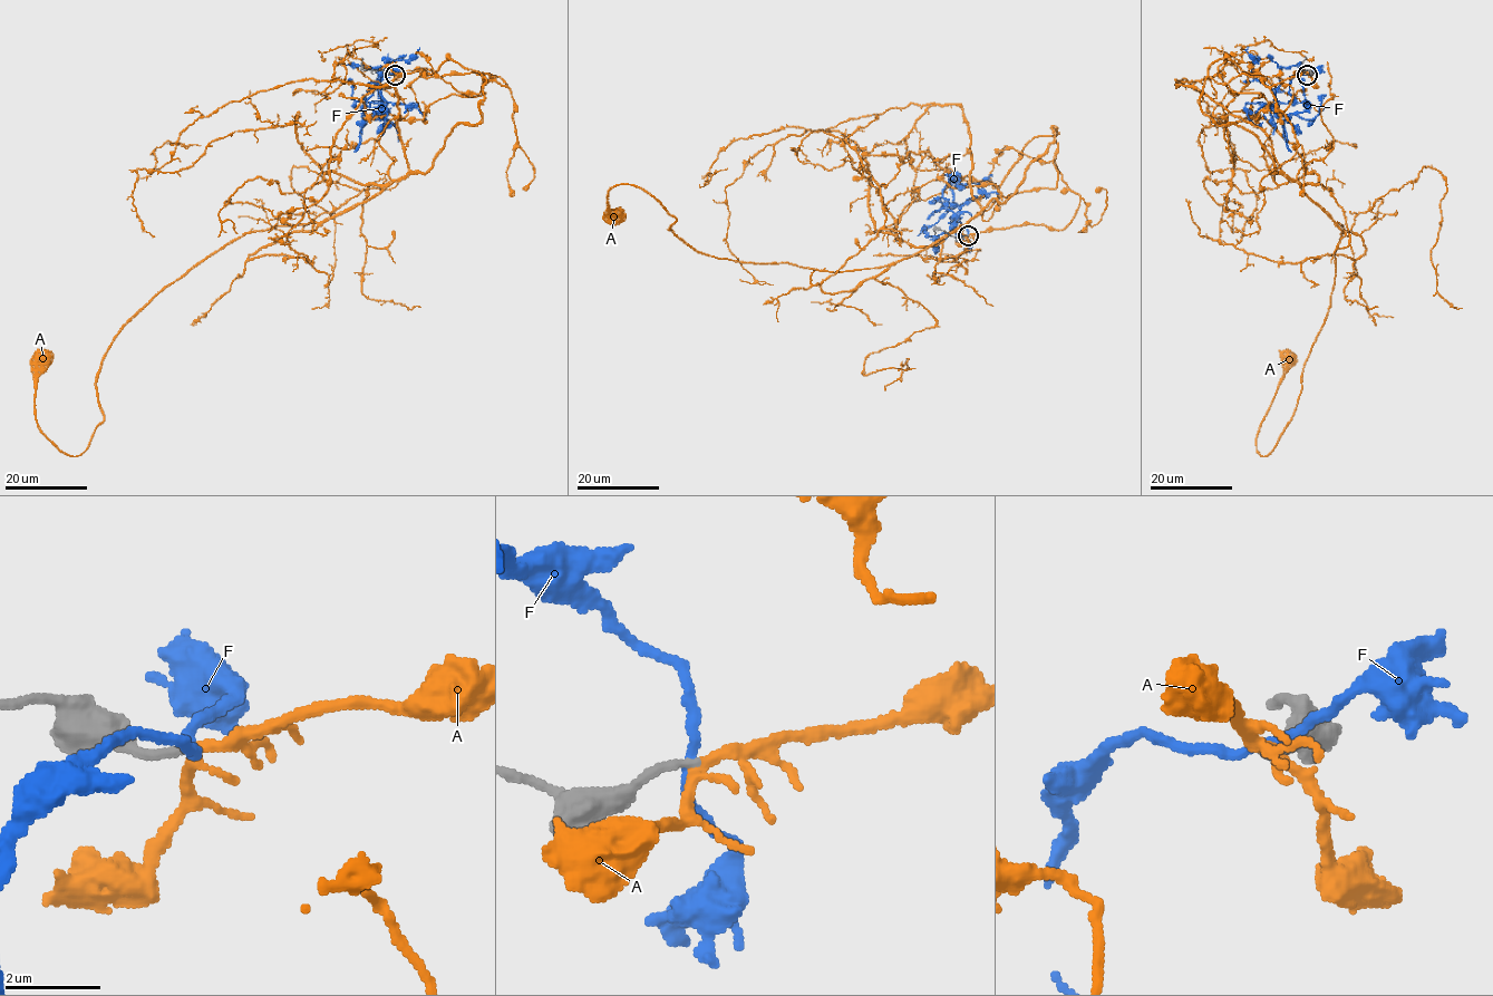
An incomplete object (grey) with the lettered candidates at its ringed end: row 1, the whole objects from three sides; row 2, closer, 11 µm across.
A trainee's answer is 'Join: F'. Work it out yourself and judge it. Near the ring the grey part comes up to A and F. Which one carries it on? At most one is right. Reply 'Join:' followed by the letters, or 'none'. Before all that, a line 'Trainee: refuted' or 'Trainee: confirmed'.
Trainee: refuted
Join: A

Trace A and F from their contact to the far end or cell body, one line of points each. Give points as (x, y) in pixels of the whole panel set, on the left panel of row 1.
A: (395, 75), (507, 86), (483, 77), (424, 173), (165, 286), (76, 456), (37, 423), (41, 358)
F: (395, 74), (379, 83), (377, 93), (387, 104), (368, 106), (377, 70), (345, 65)

